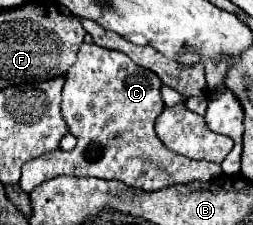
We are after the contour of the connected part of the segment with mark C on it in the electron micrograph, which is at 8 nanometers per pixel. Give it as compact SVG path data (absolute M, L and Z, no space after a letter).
M85 42L79 48L77 62L65 74L61 102L61 116L65 116L69 132L77 138L77 146L71 152L53 150L25 162L19 180L21 188L25 192L33 192L35 186L61 174L119 180L145 192L157 192L175 184L209 182L217 178L217 164L179 156L165 148L165 144L157 138L153 124L163 106L161 80L155 72L137 66L123 52Z

